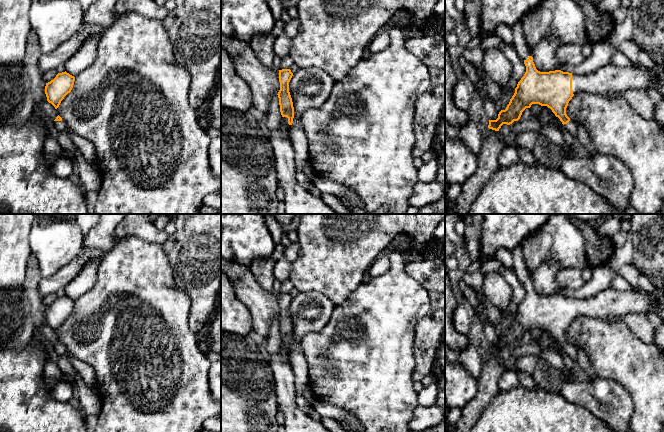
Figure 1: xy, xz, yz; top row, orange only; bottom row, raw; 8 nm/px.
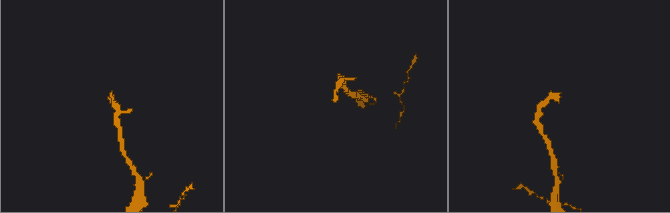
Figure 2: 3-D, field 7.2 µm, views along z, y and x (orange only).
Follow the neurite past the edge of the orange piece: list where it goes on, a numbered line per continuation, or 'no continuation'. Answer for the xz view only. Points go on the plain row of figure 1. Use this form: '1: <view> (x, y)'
1: xz (295, 420)

